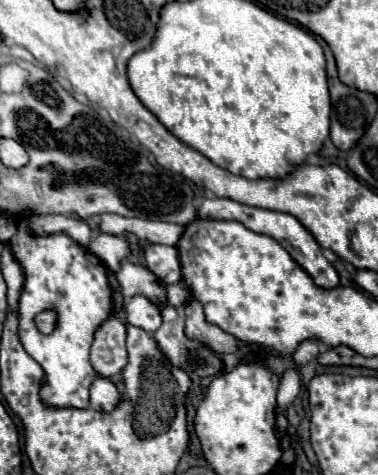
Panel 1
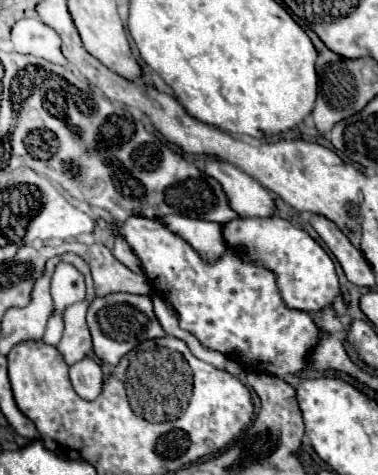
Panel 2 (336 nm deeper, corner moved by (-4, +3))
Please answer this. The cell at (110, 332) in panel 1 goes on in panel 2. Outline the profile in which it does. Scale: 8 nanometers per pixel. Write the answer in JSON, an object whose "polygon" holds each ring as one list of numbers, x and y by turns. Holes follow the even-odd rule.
{"polygon":[[118,292,118,294,108,294,104,298,94,298,94,302,88,308,86,320,88,320,92,340,94,340,96,358,112,366,116,366,120,358,128,354,140,342,166,336,152,312,152,300,148,296,134,296,134,294]]}

